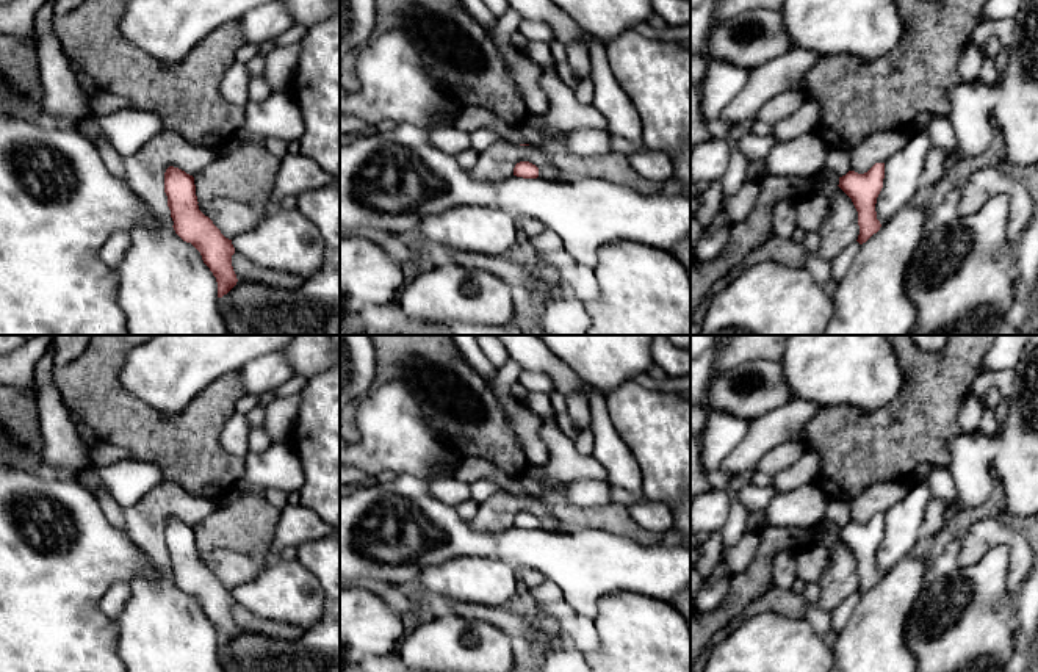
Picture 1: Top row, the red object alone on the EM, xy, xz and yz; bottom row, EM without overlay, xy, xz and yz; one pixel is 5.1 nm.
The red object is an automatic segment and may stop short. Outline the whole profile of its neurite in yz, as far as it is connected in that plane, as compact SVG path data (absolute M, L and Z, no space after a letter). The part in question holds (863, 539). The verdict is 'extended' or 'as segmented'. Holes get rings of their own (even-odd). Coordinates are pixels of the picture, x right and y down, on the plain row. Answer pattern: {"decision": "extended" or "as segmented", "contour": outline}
{"decision": "as segmented", "contour": "M875 514L867 523L849 522L839 528L839 539L852 550L858 562L858 594L866 594L881 578L877 570L875 555L883 539L885 514Z"}

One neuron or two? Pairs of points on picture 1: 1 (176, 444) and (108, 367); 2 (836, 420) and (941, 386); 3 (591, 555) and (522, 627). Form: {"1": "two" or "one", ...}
{"1": "one", "2": "one", "3": "two"}

